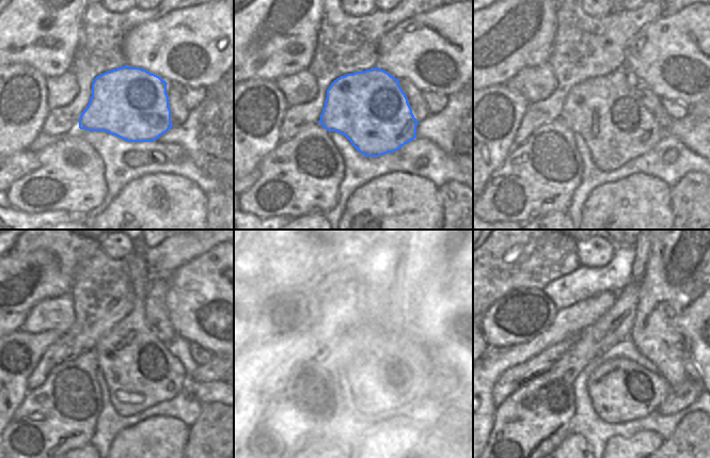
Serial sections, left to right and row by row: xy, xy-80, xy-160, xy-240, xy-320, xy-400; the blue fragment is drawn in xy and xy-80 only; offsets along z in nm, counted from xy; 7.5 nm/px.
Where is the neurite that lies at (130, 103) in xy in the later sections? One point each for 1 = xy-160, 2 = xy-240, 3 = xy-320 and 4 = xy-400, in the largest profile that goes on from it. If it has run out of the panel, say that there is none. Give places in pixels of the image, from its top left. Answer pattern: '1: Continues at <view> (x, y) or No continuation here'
1: Continues at xy-160 (615, 125)
2: Continues at xy-240 (140, 373)
3: Continues at xy-320 (380, 381)
4: Continues at xy-400 (620, 390)

